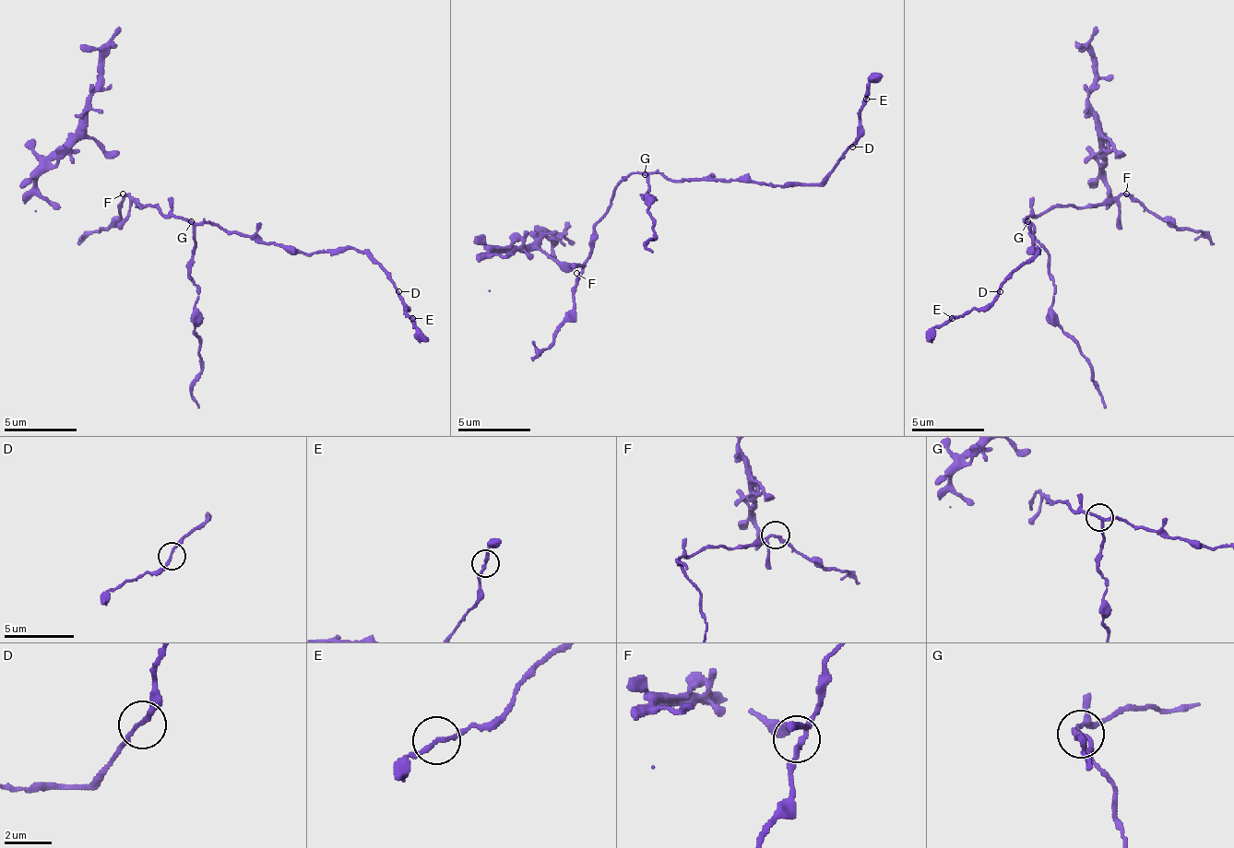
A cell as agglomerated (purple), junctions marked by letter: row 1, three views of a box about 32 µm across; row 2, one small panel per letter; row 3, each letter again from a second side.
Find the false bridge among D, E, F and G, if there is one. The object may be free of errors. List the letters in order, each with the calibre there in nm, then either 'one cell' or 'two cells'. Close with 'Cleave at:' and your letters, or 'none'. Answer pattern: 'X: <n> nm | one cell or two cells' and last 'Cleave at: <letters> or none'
D: 170 nm | one cell
E: 200 nm | one cell
F: 170 nm | one cell
G: 160 nm | two cells
Cleave at: G

